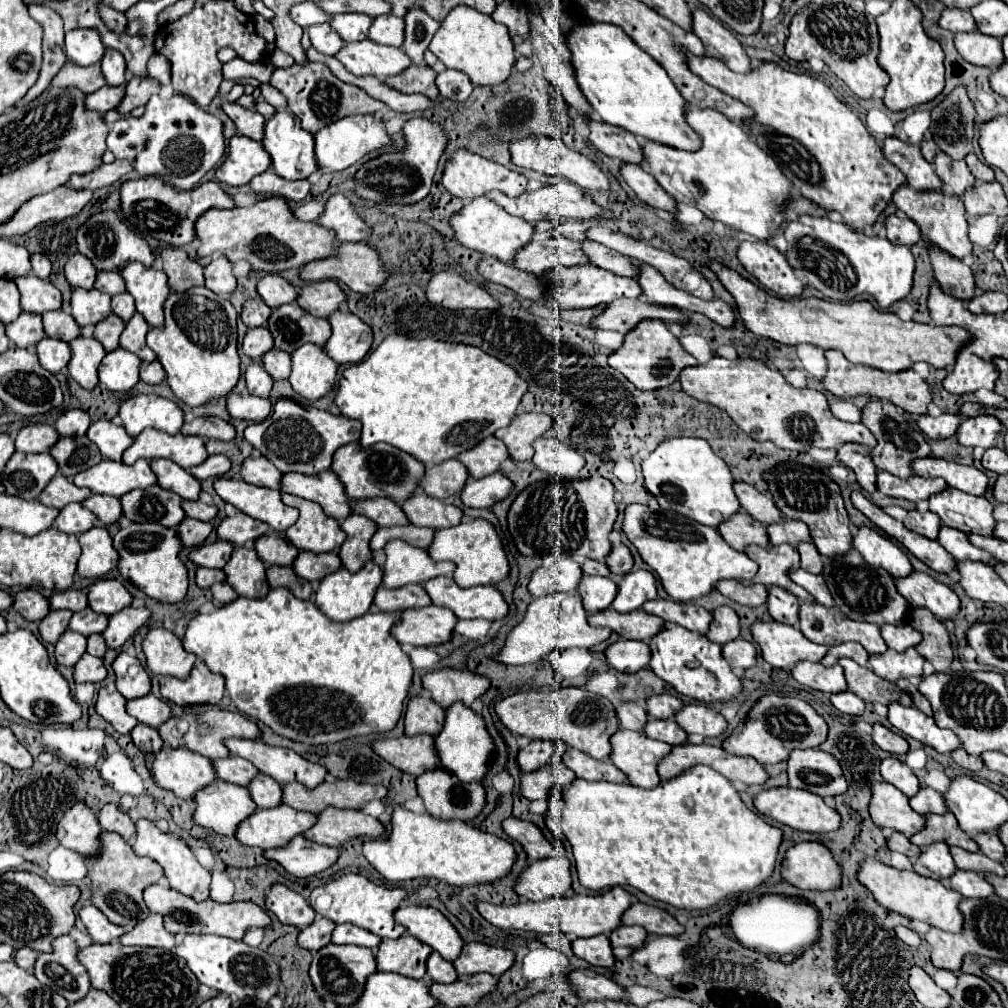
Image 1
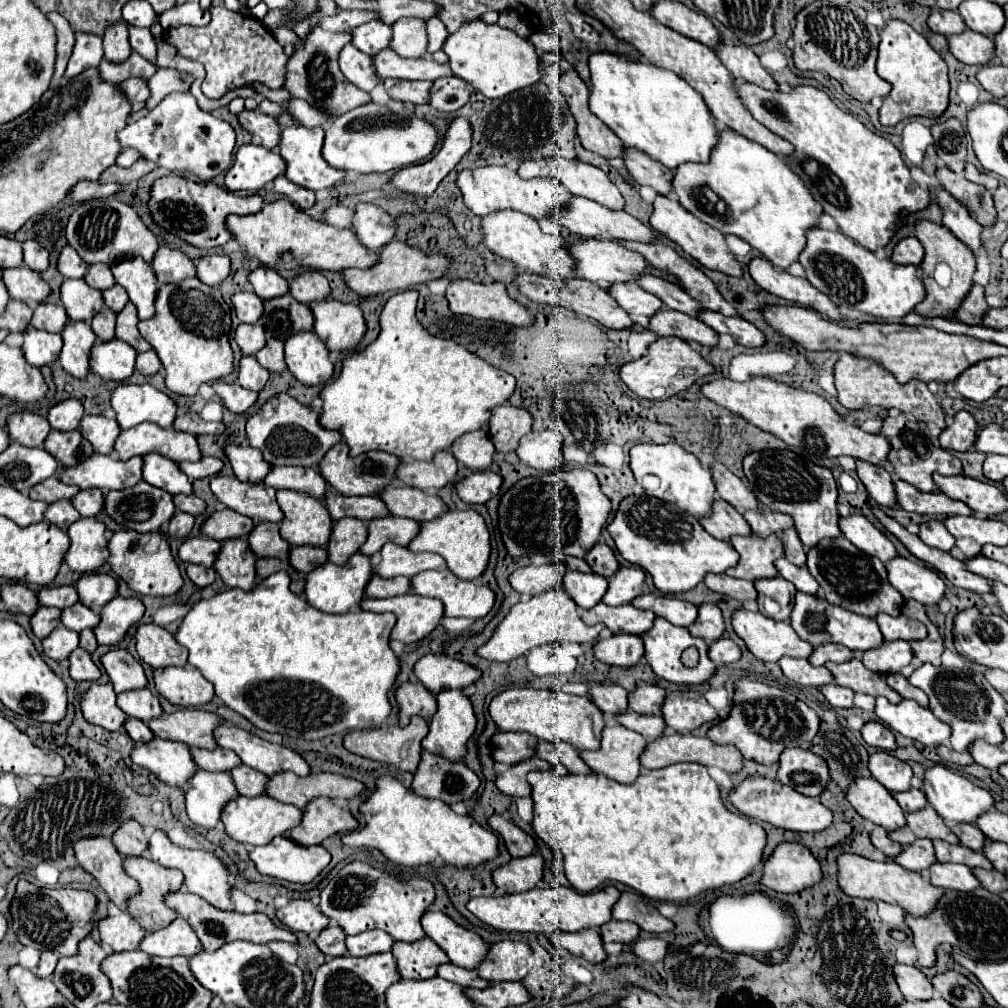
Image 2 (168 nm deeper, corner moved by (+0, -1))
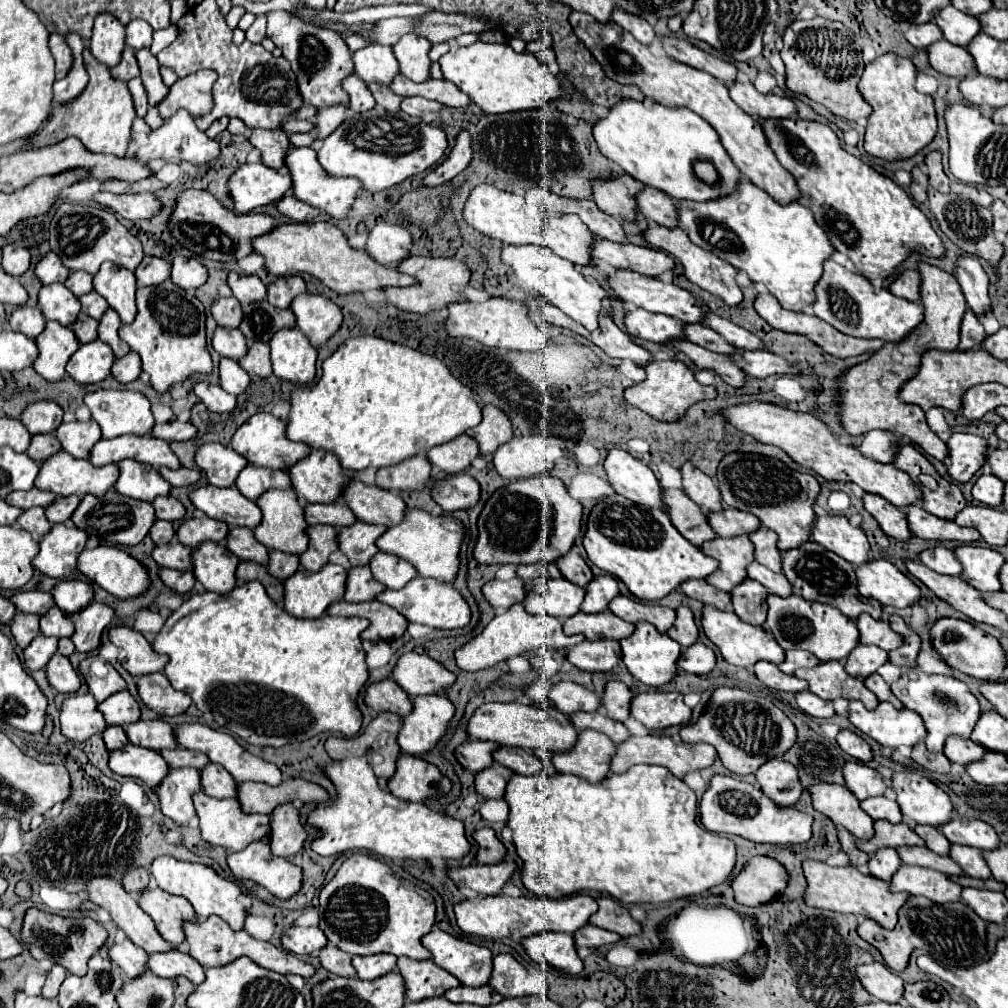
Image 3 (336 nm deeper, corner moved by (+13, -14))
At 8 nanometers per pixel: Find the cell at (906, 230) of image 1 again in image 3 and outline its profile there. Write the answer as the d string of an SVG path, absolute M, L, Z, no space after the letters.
M905 271L901 277L897 277L893 281L893 285L889 287L889 291L901 299L907 301L919 301L921 299L921 275L917 271Z

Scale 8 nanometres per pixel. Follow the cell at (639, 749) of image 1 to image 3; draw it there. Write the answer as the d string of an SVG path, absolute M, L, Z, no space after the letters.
M581 731L577 735L577 745L569 751L553 753L537 749L533 753L549 755L553 767L559 773L573 773L587 779L589 783L599 783L609 775L609 761L615 753L615 745L599 731Z

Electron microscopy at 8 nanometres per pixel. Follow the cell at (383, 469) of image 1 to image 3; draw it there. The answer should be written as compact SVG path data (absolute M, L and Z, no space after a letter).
M311 449L305 459L289 467L287 475L297 497L309 503L333 503L341 497L341 487L353 473L345 471L333 453Z

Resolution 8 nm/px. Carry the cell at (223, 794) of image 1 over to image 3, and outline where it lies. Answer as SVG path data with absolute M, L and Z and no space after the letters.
M193 767L169 769L161 785L157 787L157 797L161 803L161 813L173 819L177 825L185 825L195 817L193 793L201 791L199 771Z

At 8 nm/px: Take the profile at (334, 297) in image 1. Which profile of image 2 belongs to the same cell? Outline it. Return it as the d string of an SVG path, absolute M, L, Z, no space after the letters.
M306 270L290 282L290 294L298 302L310 306L314 302L326 300L330 296L330 286L328 286L328 280L320 272Z

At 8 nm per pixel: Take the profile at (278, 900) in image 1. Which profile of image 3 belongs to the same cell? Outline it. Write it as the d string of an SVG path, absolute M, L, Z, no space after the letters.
M293 925L283 933L281 945L295 955L311 955L327 945L327 937L319 927Z

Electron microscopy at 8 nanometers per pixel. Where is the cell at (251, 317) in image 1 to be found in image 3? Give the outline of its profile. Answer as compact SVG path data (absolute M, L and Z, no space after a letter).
M219 297L211 303L211 315L221 327L239 327L241 303L235 297Z

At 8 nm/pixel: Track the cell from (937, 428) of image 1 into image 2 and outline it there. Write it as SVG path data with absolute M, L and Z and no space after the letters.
M958 412L954 416L954 422L940 432L940 436L938 436L940 446L946 450L964 452L968 446L974 444L976 428L978 428L978 424L970 416L970 412Z

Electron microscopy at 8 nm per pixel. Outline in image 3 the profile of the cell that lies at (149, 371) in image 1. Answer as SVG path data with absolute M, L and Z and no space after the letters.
M129 351L129 355L115 359L115 363L111 367L111 375L119 383L131 383L139 377L139 373L141 373L141 361L135 351Z

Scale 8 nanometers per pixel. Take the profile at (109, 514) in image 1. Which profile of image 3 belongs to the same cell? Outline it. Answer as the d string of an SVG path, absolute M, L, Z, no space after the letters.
M77 495L57 497L57 499L45 509L45 515L47 515L49 523L65 523L65 521L69 521L69 517L71 517L73 511L77 509L79 501L81 501L81 499L79 499Z

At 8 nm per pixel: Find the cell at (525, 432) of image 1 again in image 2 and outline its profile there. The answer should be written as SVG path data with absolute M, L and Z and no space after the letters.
M502 404L492 410L488 432L496 450L508 454L516 452L520 438L532 430L532 424L534 416L528 410L516 408L512 404Z

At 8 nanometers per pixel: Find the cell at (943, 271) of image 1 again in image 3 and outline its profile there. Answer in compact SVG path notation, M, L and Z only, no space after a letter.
M967 309L965 315L963 315L963 323L961 323L961 343L959 343L959 349L961 351L981 349L981 343L985 341L985 337L987 337L987 333L985 333L983 325L975 317L975 313L971 313L971 309Z

